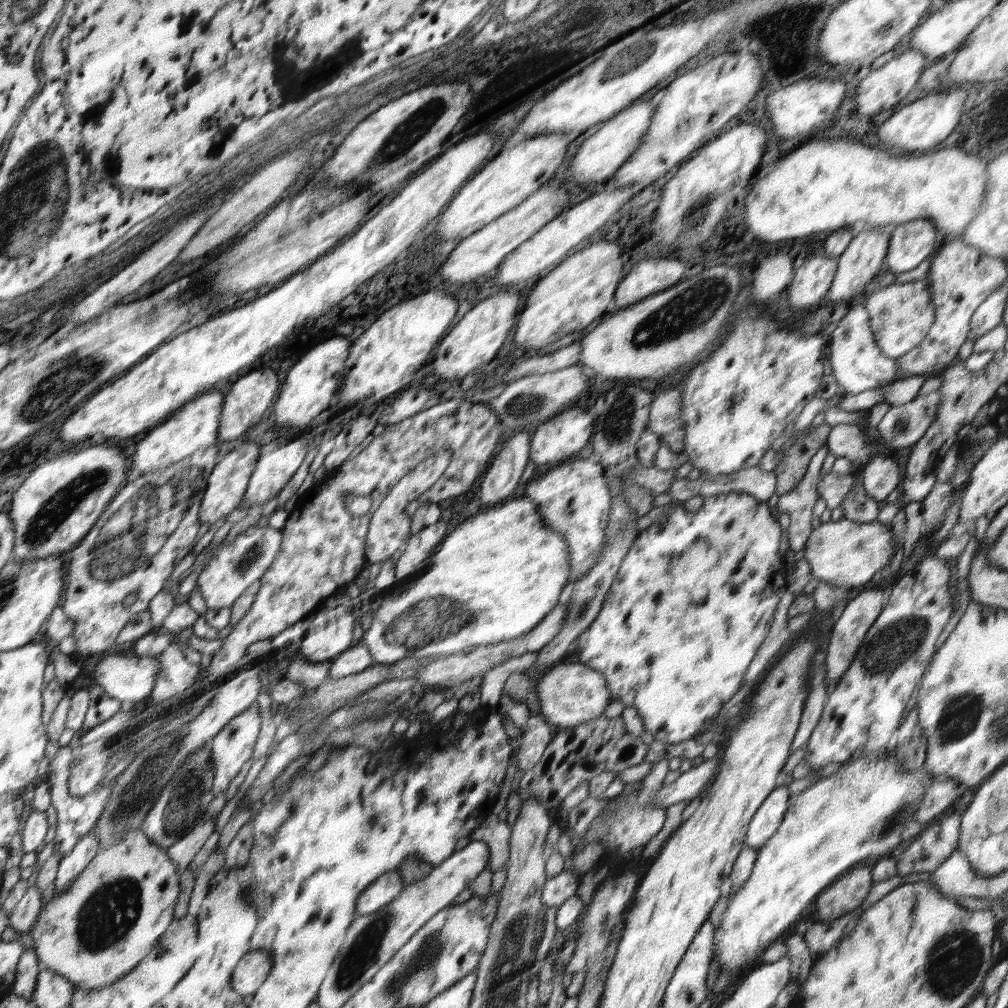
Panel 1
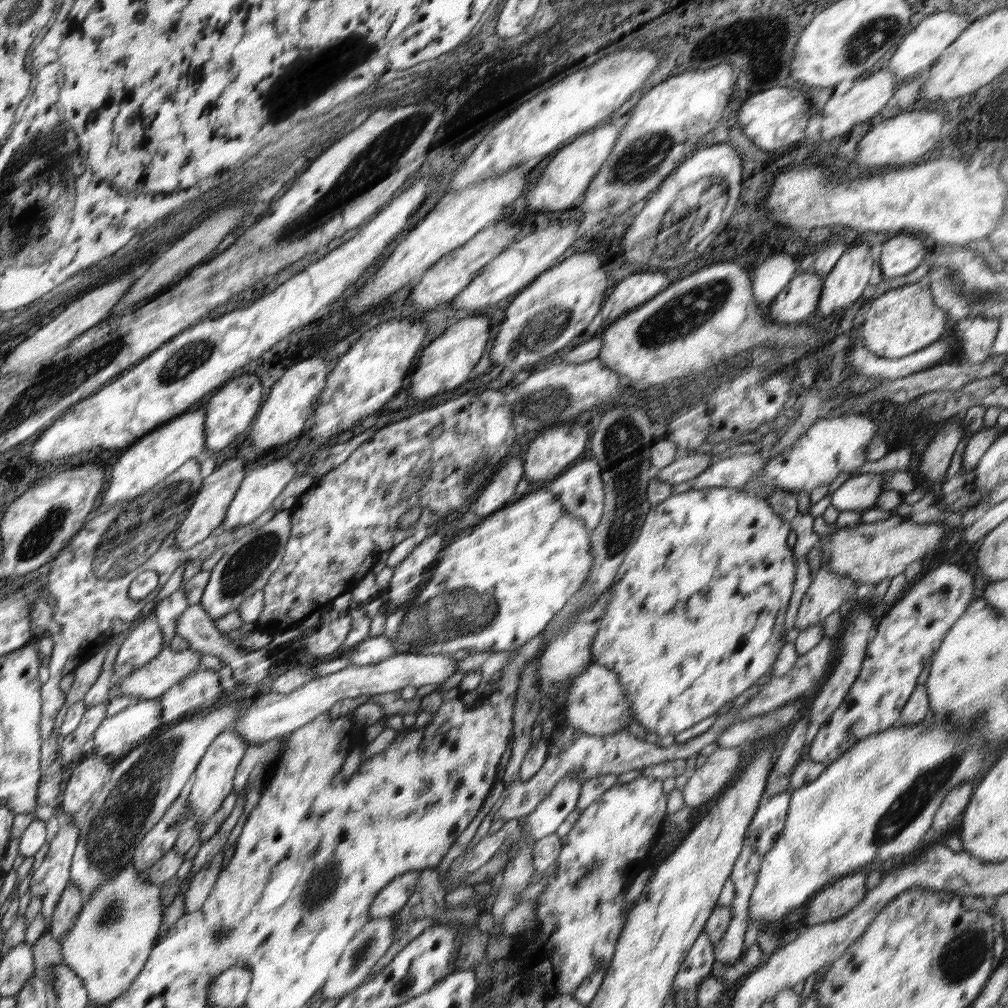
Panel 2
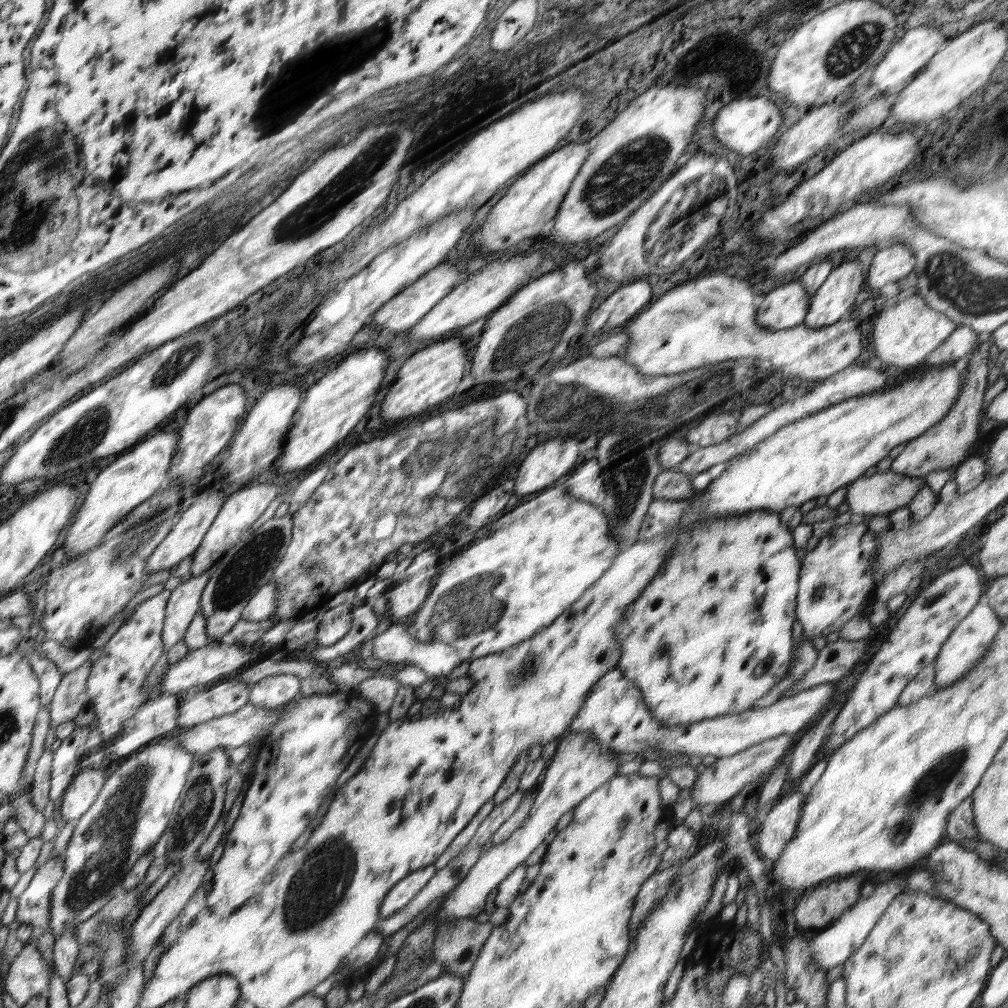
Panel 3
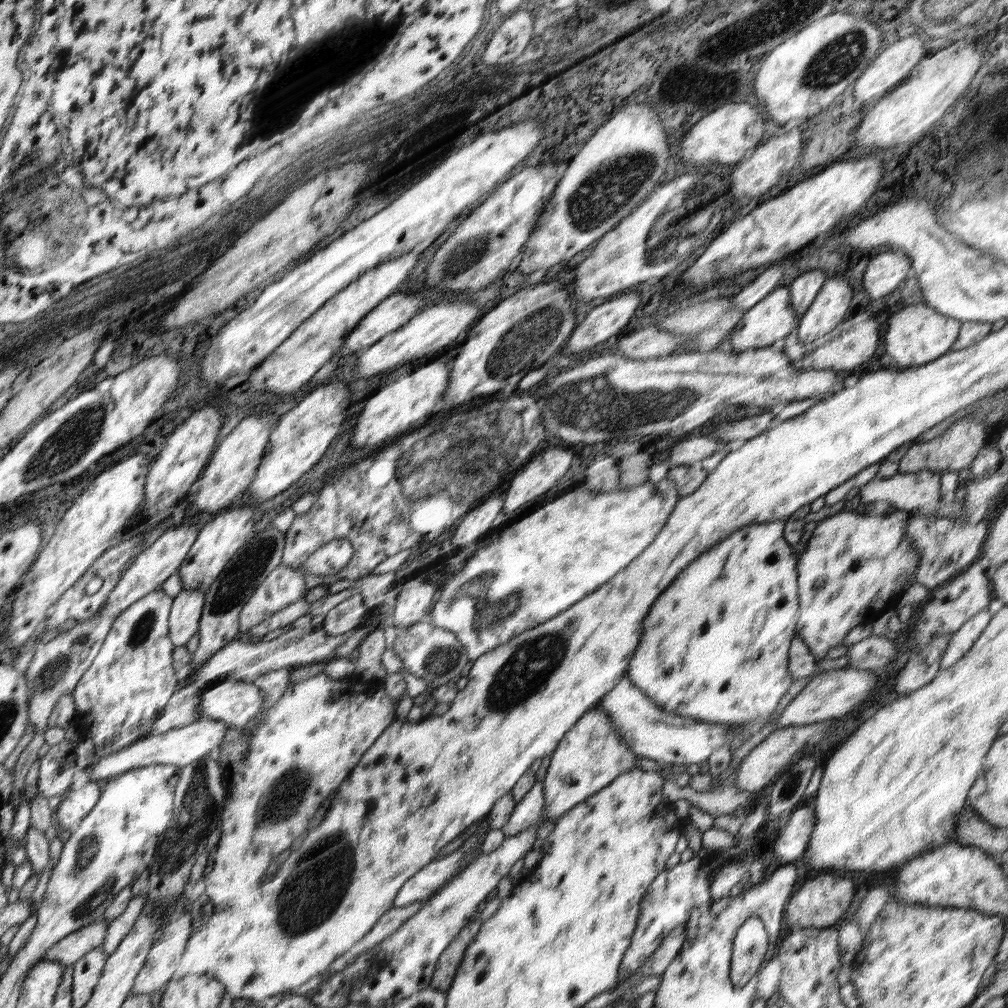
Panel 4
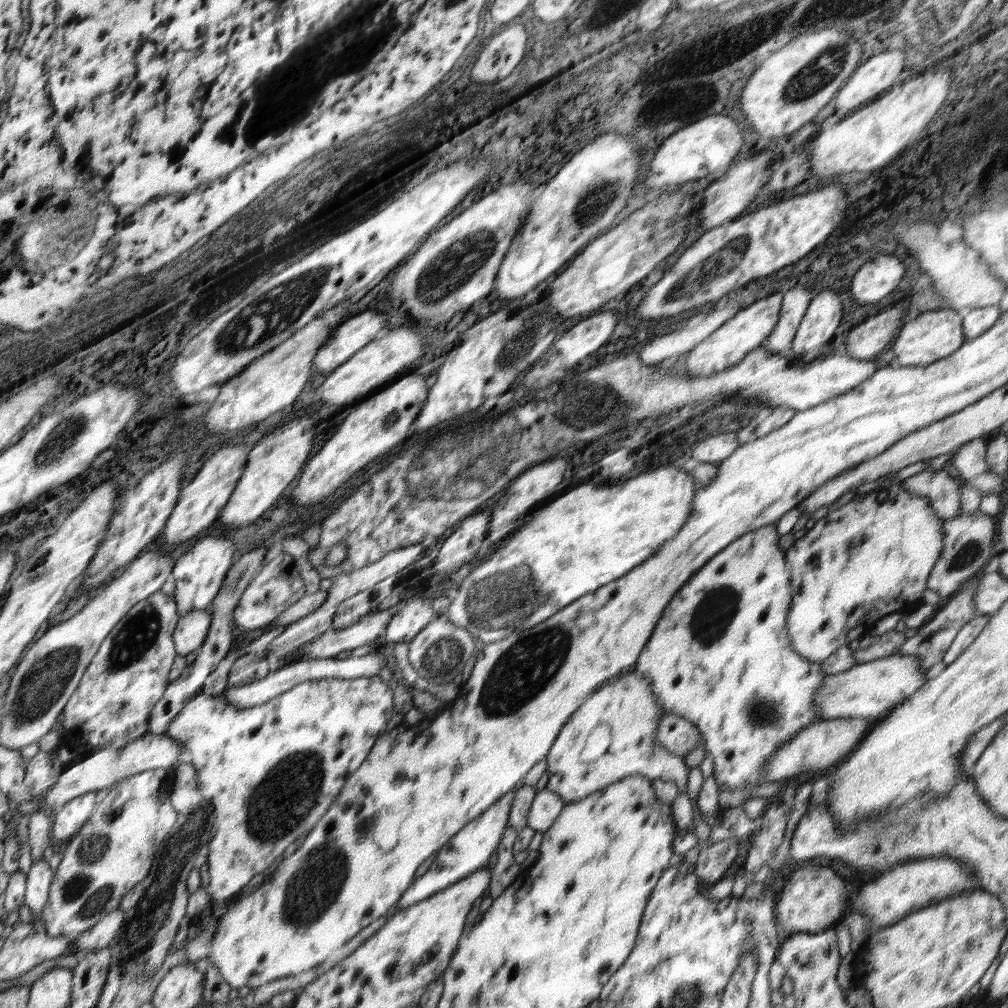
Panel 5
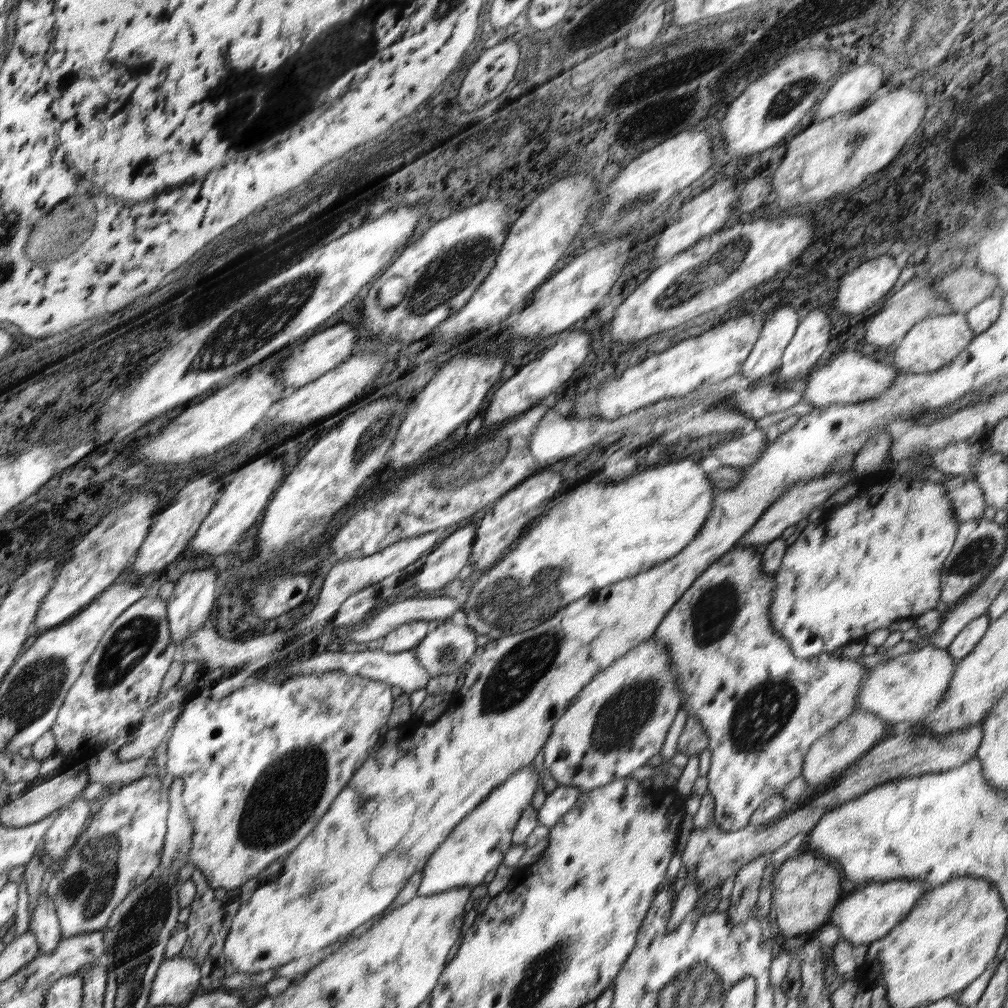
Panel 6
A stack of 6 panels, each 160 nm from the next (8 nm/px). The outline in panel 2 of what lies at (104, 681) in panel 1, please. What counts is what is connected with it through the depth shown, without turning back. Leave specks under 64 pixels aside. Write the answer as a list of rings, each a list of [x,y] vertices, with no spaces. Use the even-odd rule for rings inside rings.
[[[162,647],[159,657],[152,660],[148,665],[144,665],[142,669],[134,671],[132,675],[120,679],[120,677],[113,674],[112,688],[109,690],[107,697],[109,700],[124,695],[132,695],[138,698],[137,700],[160,698],[176,683],[180,683],[186,676],[192,674],[192,672],[196,673],[198,670],[200,670],[200,656],[196,651],[188,648],[176,652],[169,647]]]

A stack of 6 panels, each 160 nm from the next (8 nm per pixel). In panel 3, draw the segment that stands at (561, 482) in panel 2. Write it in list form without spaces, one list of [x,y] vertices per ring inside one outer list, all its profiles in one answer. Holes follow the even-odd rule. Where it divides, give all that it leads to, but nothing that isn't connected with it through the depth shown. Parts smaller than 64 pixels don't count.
[[[590,460],[584,466],[578,467],[566,482],[568,494],[571,494],[574,500],[583,500],[600,506],[606,496],[605,484],[601,477],[603,469],[604,467],[600,470],[596,460]]]

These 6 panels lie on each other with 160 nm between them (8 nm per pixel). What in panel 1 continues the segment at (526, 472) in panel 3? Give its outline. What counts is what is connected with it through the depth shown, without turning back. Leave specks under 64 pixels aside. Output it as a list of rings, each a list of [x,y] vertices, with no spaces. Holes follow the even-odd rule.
[[[568,408],[532,432],[529,462],[546,466],[578,453],[594,435],[594,420],[586,408]]]

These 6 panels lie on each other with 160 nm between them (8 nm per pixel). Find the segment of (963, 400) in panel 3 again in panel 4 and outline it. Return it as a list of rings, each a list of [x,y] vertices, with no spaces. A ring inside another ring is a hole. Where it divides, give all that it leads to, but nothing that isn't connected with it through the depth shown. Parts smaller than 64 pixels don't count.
[[[971,418],[957,420],[944,433],[932,440],[915,443],[907,450],[899,461],[897,472],[900,474],[918,472],[924,469],[931,471],[960,471],[970,468],[978,451],[984,446],[986,438],[986,425]]]

